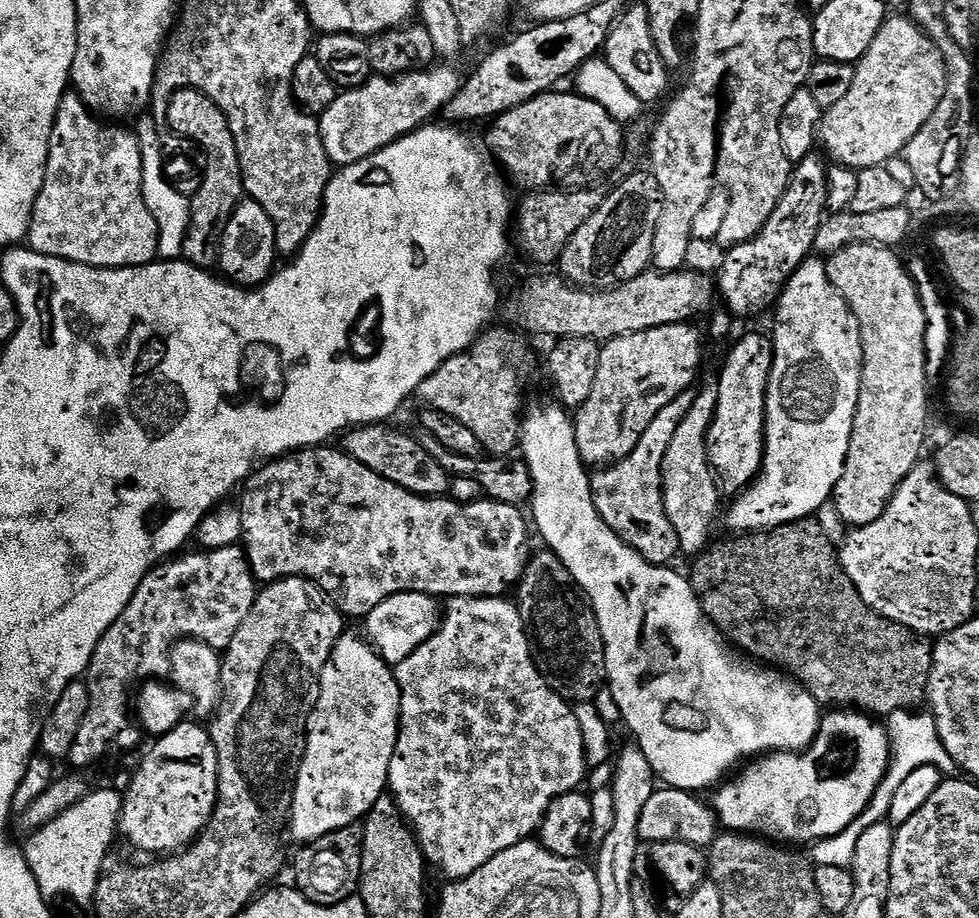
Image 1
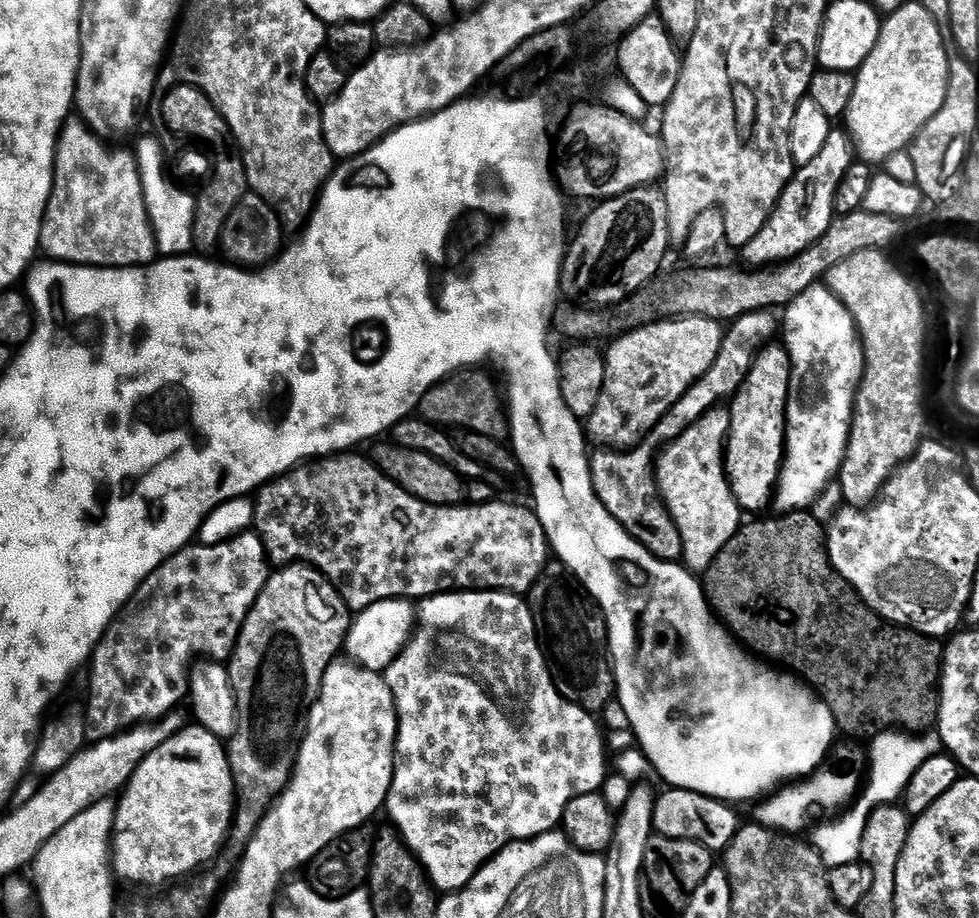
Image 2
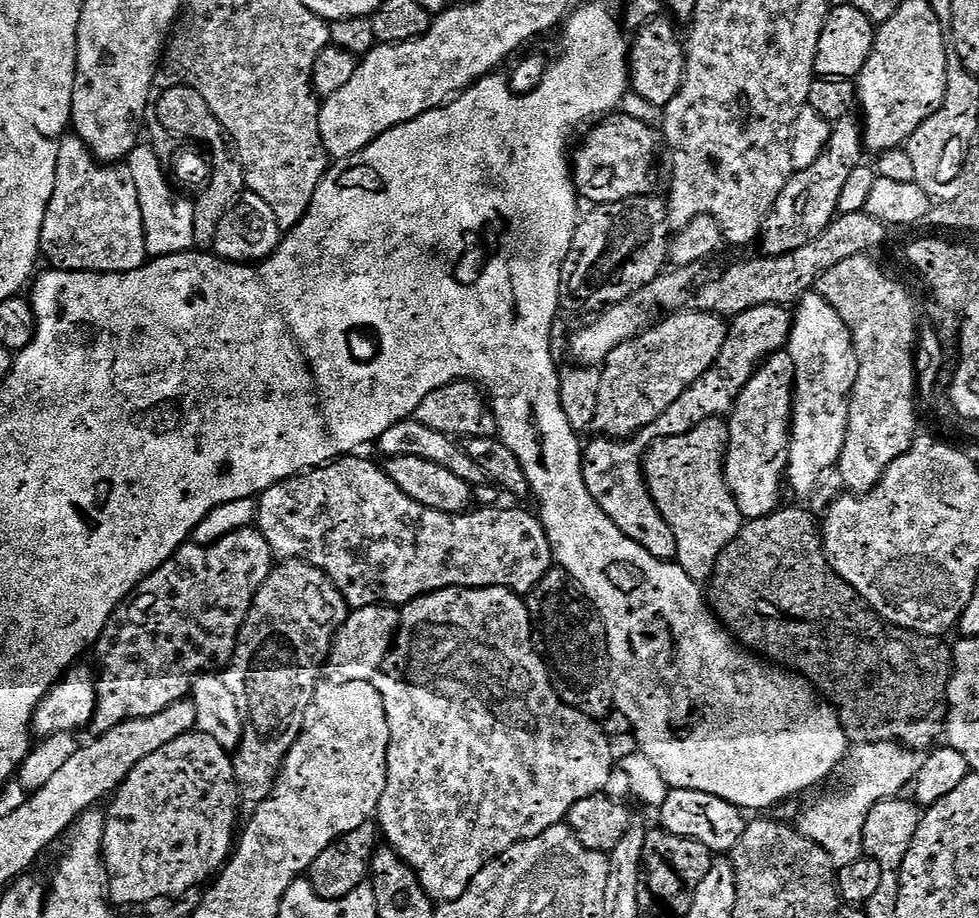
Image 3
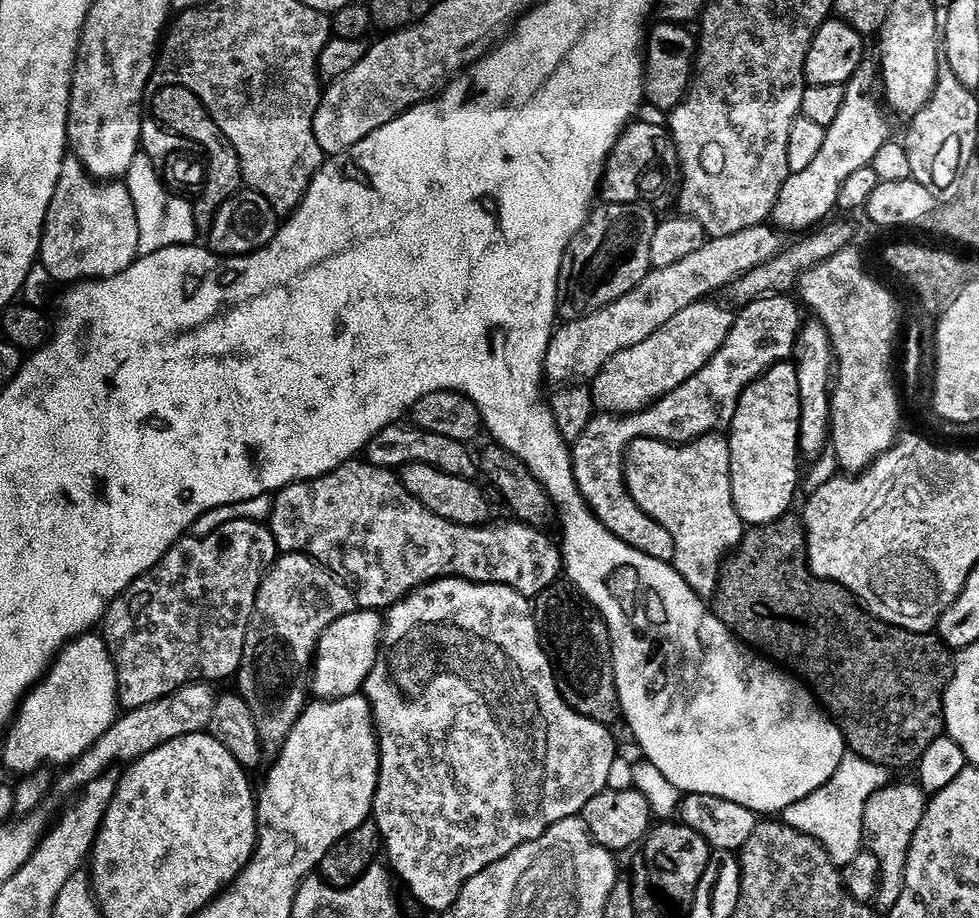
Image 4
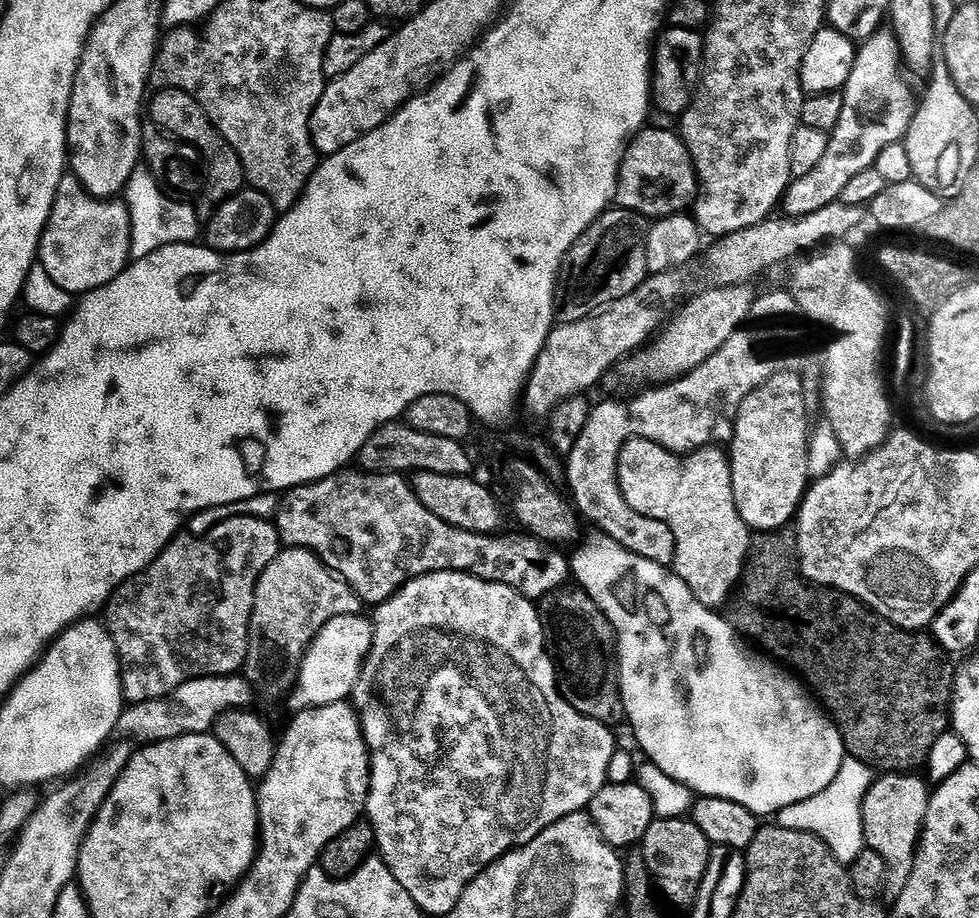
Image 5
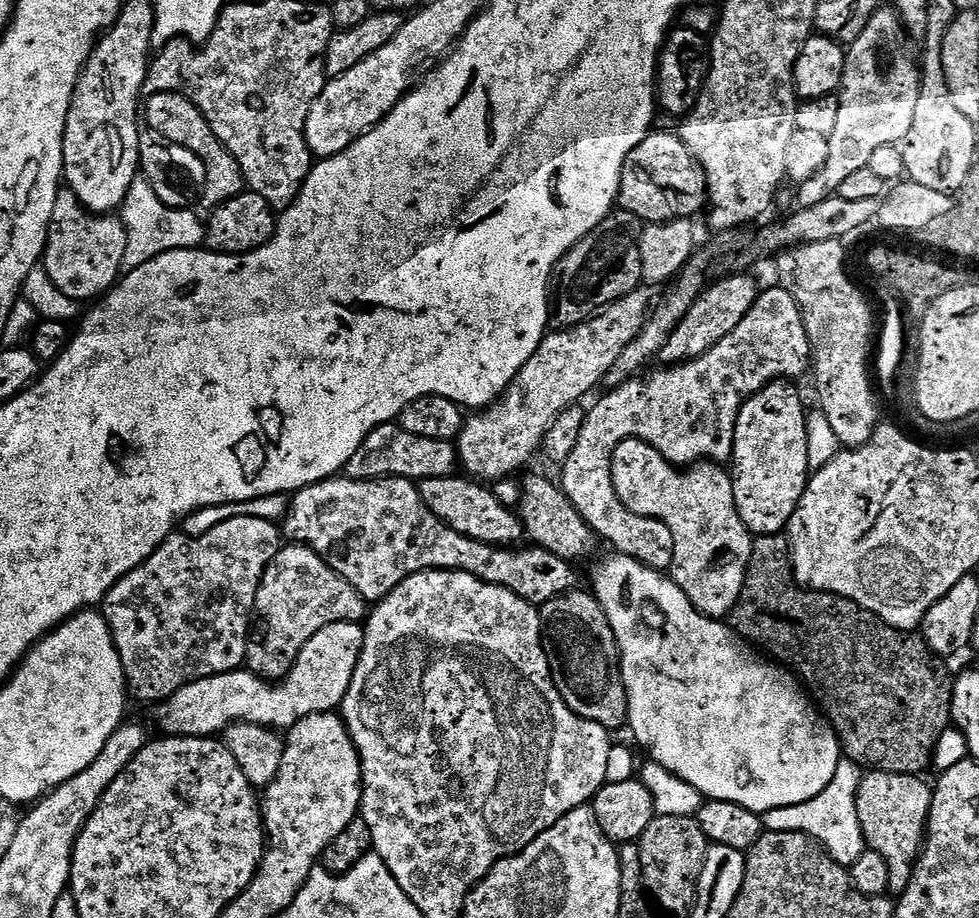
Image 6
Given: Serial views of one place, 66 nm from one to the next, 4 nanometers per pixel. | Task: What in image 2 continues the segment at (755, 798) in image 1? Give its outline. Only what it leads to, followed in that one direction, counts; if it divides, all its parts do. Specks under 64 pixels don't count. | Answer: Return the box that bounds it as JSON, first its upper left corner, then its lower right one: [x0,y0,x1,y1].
[759,748,866,834]

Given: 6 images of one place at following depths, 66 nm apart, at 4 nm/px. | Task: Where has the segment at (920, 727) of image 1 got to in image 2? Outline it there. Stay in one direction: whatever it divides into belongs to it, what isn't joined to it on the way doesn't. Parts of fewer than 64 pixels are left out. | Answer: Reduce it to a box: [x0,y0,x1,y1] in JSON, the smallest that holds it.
[810,729,942,868]

